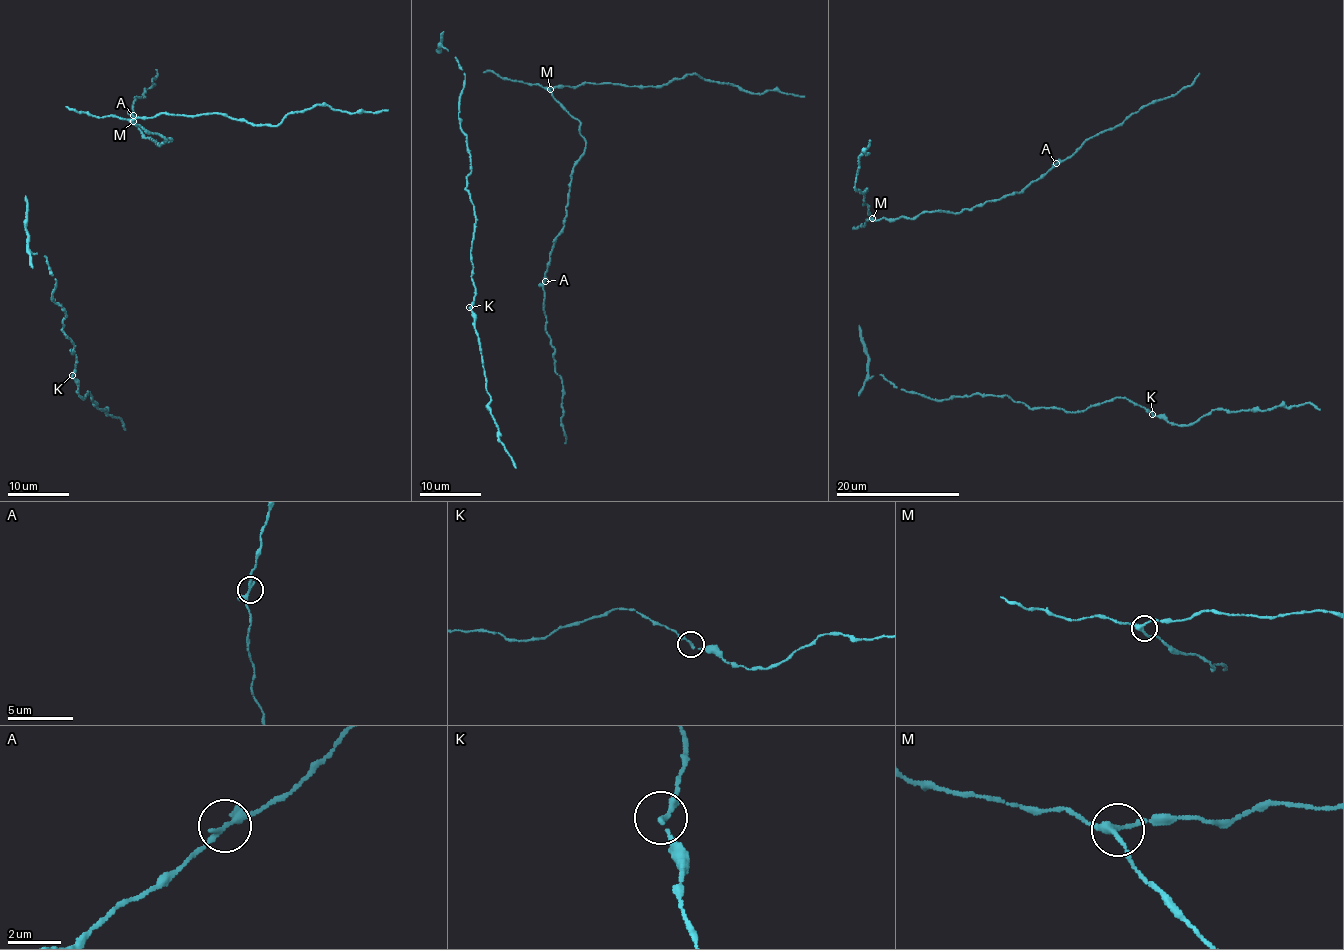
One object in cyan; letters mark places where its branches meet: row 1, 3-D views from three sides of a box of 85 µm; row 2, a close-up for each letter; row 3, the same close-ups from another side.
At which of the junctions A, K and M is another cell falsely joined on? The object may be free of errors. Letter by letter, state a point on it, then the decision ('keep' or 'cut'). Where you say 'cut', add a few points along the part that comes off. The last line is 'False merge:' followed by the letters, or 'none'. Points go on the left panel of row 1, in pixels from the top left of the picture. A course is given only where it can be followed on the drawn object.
A: (133, 115) | keep
K: (72, 375) | keep
M: (133, 121) | keep
False merge: none

